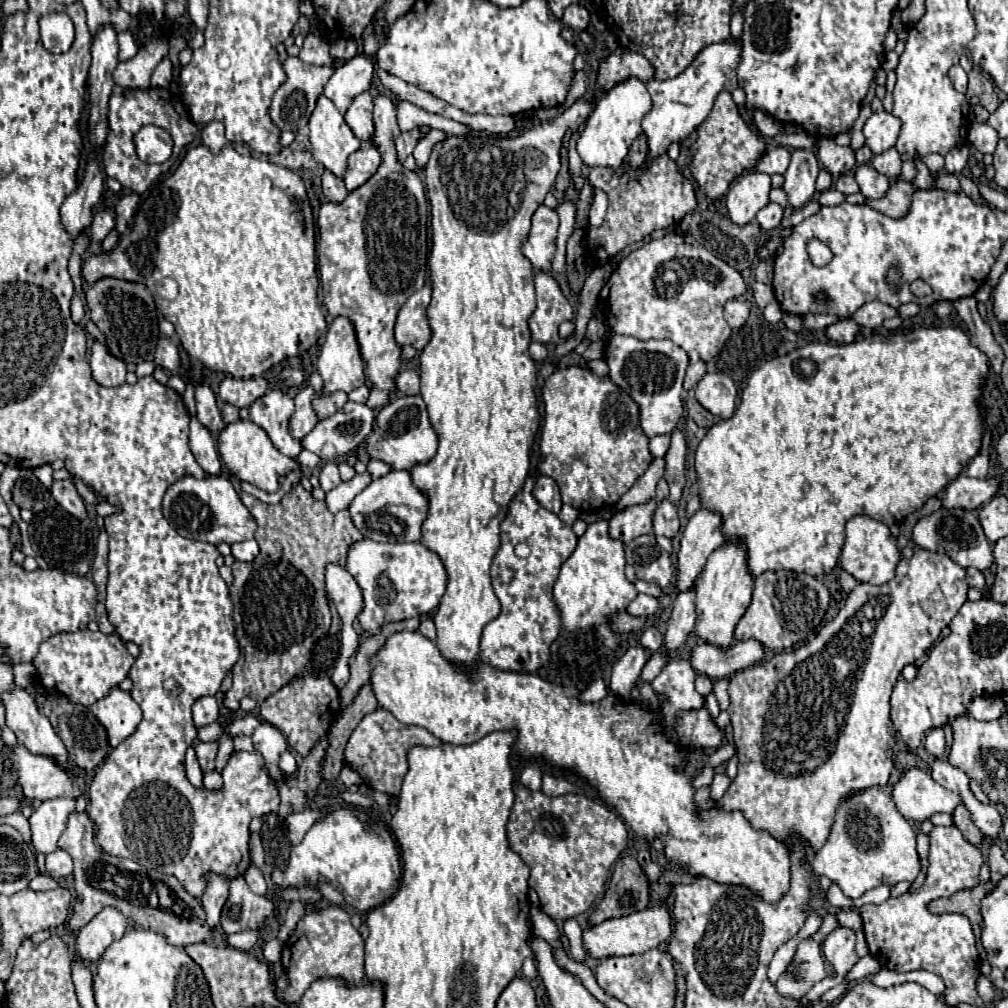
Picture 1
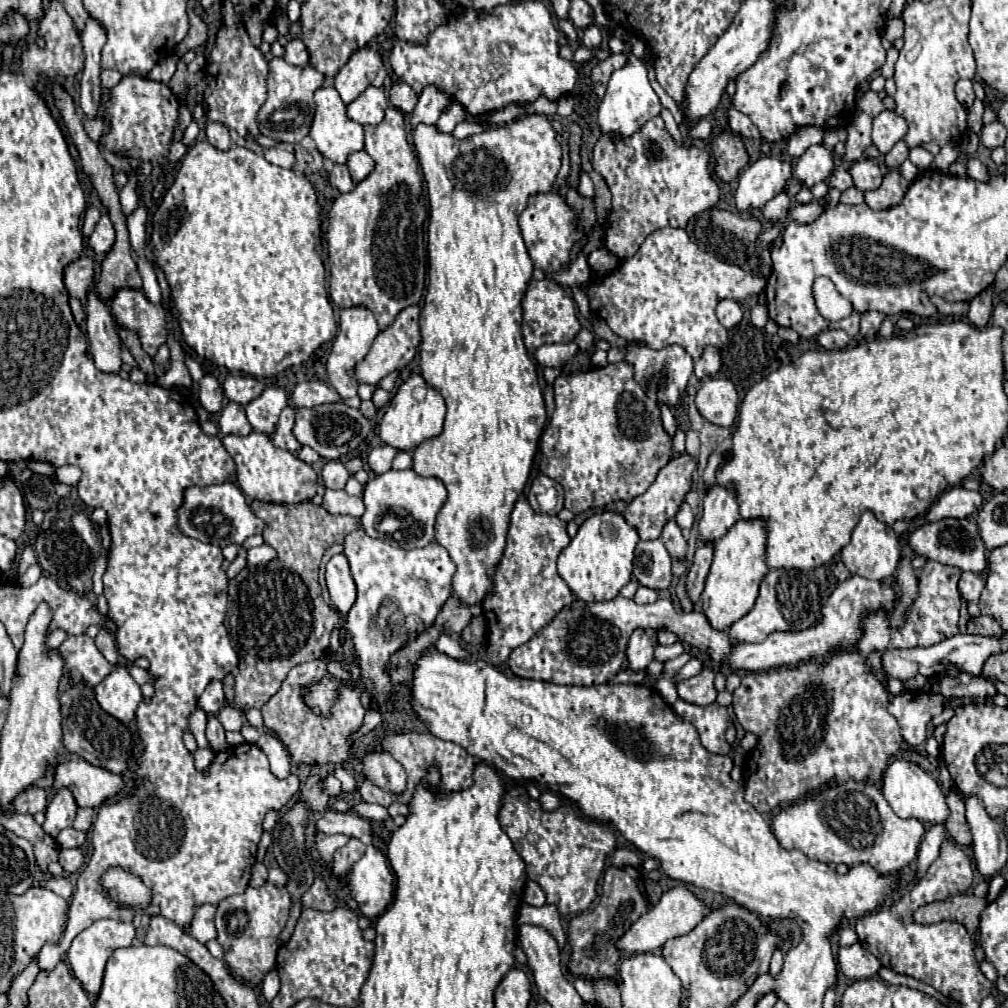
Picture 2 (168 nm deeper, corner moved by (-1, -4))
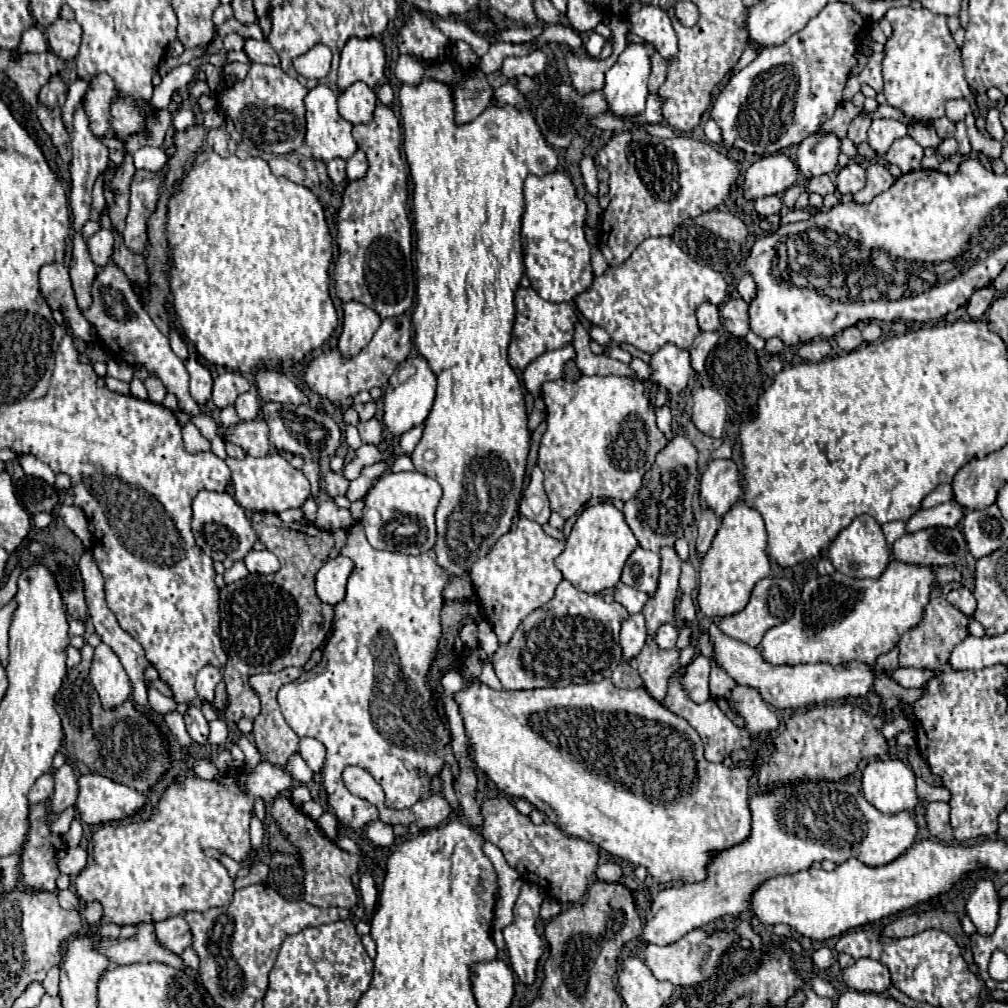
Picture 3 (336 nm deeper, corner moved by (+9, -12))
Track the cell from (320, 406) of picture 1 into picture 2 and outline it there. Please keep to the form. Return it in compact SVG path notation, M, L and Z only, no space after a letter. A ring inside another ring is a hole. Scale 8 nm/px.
M320 380L298 382L292 390L294 406L302 406L302 408L328 404L328 402L336 402L336 400L338 400L338 394L328 384L324 384Z

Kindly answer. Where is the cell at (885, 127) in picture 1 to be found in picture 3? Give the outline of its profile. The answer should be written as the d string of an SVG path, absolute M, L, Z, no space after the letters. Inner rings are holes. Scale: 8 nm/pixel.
M880 118L880 120L872 120L872 126L868 130L868 144L878 156L884 156L892 146L892 142L904 136L908 136L906 124L898 120Z

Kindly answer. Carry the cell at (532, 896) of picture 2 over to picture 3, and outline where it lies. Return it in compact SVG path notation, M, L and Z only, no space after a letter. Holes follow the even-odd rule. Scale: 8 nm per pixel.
M524 882L522 890L520 890L520 896L518 896L518 900L516 900L514 924L504 928L506 946L508 946L508 950L512 950L512 956L510 956L512 970L518 974L518 978L520 978L526 986L532 986L532 984L536 982L538 962L540 962L540 958L542 958L542 954L544 954L544 942L542 942L542 938L536 934L536 928L534 928L534 924L536 924L536 920L538 920L540 906L542 906L542 900L544 900L544 892L542 892L536 884Z

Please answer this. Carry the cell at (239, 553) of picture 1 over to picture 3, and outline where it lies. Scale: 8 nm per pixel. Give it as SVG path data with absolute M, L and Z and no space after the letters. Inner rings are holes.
M250 550L244 558L244 564L252 574L274 574L276 570L280 570L278 558L268 550Z

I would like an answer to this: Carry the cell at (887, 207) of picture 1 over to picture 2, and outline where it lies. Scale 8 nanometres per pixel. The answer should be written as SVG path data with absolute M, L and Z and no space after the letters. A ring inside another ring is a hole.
M888 170L884 174L884 180L878 190L864 192L864 202L872 210L886 210L904 198L908 186L910 186L910 182L898 170Z

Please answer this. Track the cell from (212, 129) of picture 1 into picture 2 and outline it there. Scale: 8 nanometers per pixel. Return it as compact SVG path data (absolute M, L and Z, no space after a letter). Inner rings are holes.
M208 124L206 128L206 136L208 136L208 142L212 146L216 146L218 150L228 150L232 146L232 140L230 140L230 132L226 126L222 124Z

